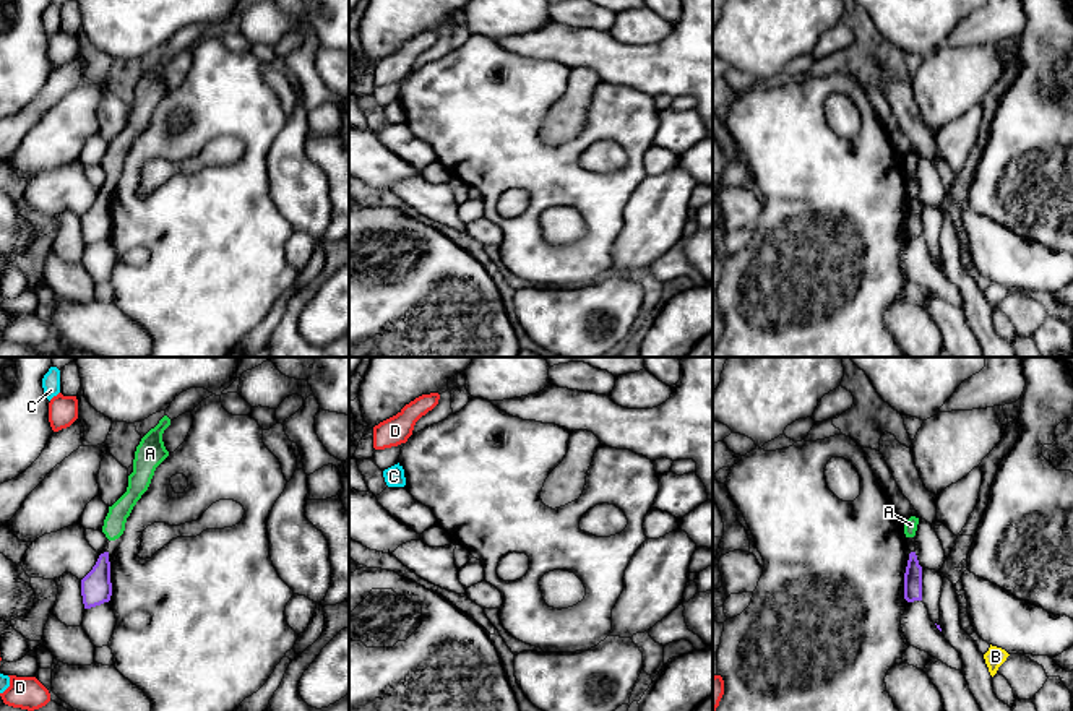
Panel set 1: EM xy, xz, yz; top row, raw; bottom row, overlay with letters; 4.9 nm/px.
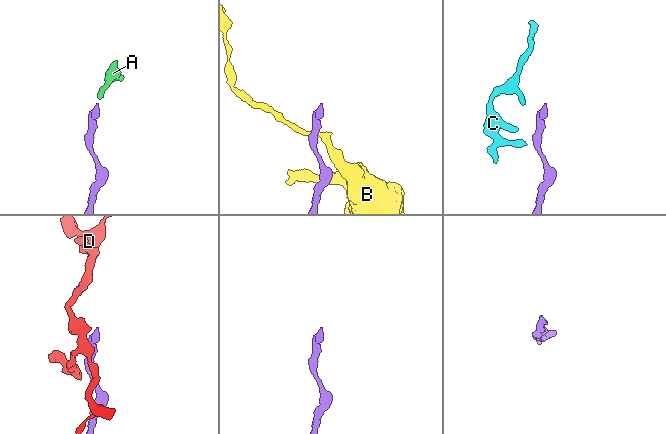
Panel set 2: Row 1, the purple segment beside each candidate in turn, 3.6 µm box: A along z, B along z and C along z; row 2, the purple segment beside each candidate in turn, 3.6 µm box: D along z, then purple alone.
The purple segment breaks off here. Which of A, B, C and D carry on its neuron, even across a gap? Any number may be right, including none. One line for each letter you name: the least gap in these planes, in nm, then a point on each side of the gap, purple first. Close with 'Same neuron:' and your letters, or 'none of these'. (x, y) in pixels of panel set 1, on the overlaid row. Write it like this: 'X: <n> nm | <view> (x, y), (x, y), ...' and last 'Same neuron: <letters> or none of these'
A: 60 nm | xy (107, 552), (109, 539)
Same neuron: A

